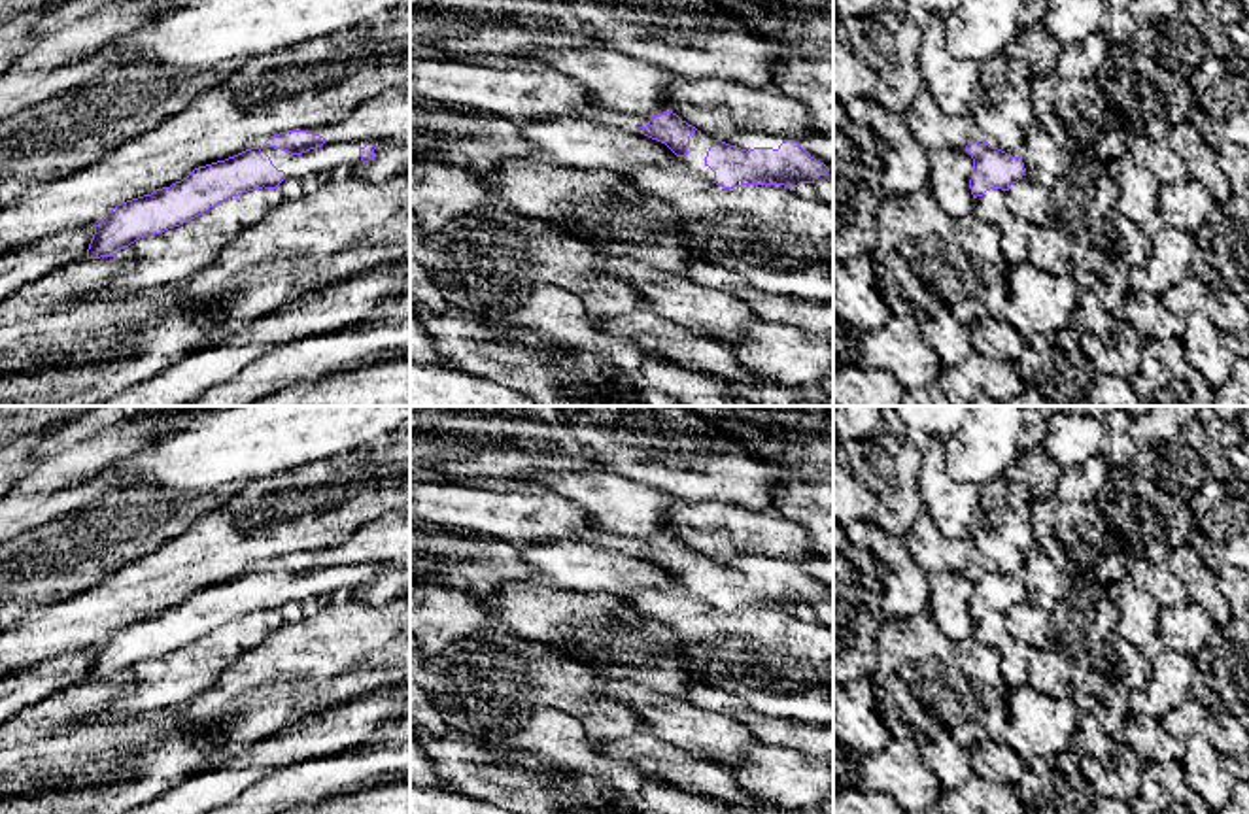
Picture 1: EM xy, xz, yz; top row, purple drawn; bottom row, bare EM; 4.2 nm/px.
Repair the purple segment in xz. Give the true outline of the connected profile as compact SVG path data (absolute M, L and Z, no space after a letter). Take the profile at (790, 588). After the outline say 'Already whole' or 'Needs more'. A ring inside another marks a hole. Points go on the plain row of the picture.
M673 534L650 538L641 557L665 567L684 589L684 595L712 604L724 612L741 608L814 606L830 591L788 559L741 555L714 559L682 544Z. Needs more

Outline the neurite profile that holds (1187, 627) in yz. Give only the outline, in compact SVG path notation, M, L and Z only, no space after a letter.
M1187 601L1173 608L1160 608L1162 648L1196 655L1211 638L1217 623L1196 602Z

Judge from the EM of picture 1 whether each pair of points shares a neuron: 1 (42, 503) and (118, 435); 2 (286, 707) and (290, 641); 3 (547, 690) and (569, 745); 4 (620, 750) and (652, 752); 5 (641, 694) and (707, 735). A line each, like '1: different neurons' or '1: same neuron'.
1: same neuron
2: same neuron
3: different neurons
4: same neuron
5: same neuron

